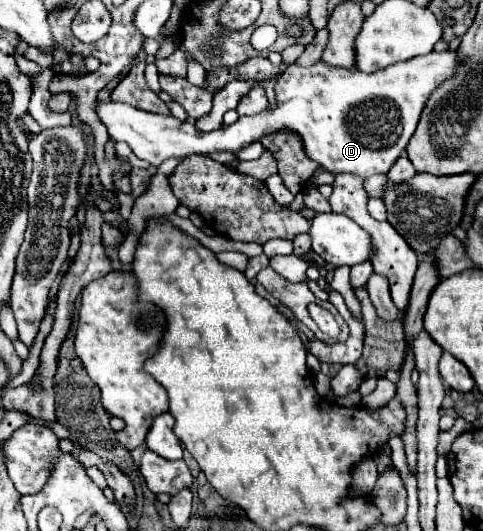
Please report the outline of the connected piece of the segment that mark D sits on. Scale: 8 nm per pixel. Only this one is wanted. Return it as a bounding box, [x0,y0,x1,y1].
[97,52,455,180]

